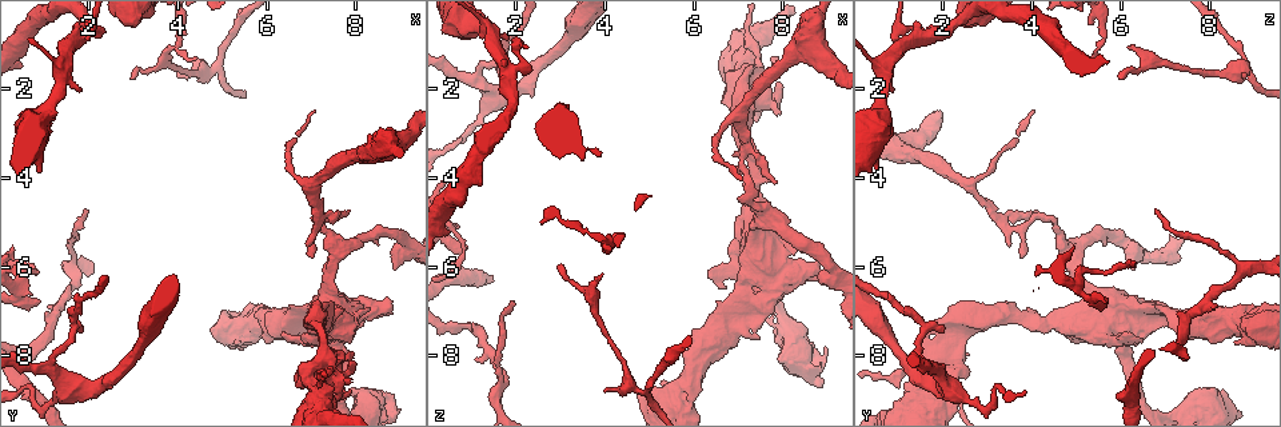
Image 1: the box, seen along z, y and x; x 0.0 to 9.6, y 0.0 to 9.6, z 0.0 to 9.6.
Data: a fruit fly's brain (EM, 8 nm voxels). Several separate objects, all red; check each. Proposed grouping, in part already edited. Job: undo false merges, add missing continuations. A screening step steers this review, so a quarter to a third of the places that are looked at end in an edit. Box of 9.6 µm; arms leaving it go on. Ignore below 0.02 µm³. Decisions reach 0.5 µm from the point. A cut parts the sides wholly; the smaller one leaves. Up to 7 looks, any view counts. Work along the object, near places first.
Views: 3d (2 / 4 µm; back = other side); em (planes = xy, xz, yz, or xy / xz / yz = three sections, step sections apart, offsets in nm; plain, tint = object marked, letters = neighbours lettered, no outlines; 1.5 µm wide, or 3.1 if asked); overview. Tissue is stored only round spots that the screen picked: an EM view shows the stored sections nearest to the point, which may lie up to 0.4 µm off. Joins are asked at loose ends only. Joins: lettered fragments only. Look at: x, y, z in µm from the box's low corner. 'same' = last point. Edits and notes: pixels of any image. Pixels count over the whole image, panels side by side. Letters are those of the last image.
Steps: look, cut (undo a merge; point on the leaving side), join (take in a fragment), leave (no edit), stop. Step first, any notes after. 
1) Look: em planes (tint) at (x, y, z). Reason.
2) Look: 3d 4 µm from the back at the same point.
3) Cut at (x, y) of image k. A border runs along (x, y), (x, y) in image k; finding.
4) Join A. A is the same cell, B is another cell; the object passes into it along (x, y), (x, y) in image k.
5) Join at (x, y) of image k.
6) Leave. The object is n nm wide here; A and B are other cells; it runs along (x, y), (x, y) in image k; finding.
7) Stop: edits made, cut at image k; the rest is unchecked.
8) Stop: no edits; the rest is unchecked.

Look: em xy step 4 (plain) at (7.90, 7.90, 2.55). Branch stops here.

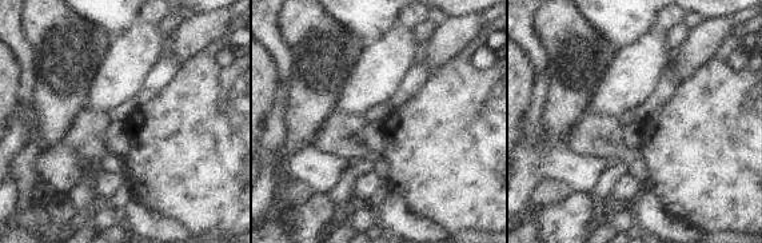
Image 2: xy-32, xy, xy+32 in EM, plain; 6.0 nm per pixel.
Look: em xy step 4 (letters) at the same point.

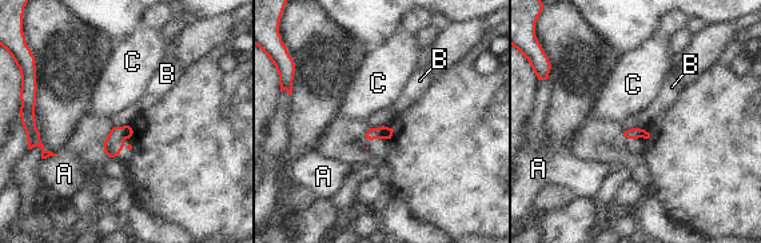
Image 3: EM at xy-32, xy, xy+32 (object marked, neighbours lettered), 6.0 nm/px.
Leave. The longest contact is with A, 110 nm; A, B and C are other cells; a border runs along (634, 127), (644, 128), (649, 134) in image 3; no lettered fragment goes on from it.

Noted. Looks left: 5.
Look: 3d 2 µm at (7.30, 4.95, 4.40). Abrupt turn.

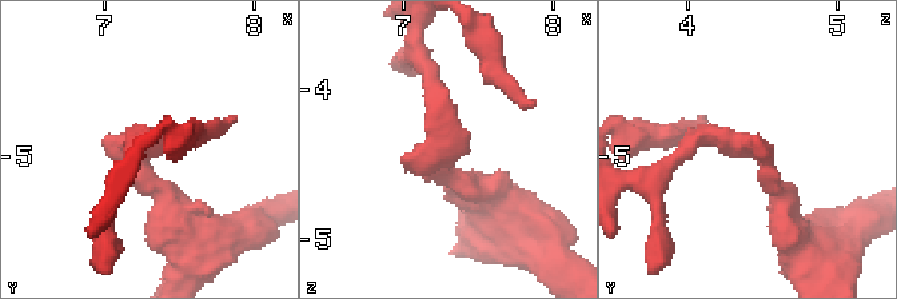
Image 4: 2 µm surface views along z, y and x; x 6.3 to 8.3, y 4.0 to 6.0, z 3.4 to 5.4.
Look: em planes (plain) at (7.28, 4.90, 4.40). The arms are 190, 280 nm wide.

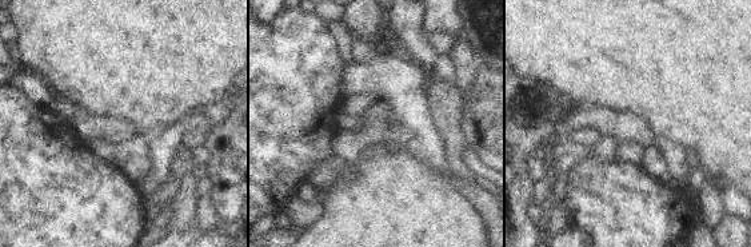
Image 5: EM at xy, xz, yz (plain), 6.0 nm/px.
Look: em planes (letters) at the same point. What lies round it.

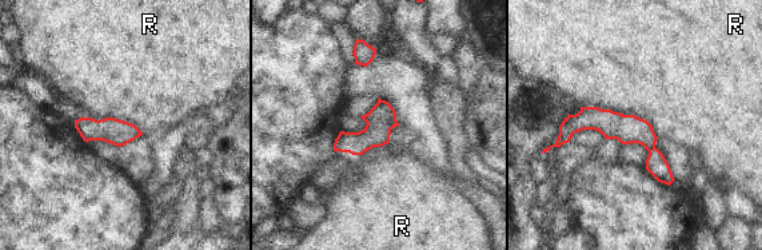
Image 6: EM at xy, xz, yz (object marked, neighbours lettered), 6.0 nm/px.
Cut at (627, 129) of image 6. R is another cell; a border runs along (654, 147), (649, 151) in image 6; a second neuron is stuck on.

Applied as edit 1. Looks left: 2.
Look: 3d 4 µm at (4.65, 1.65, 8.80).

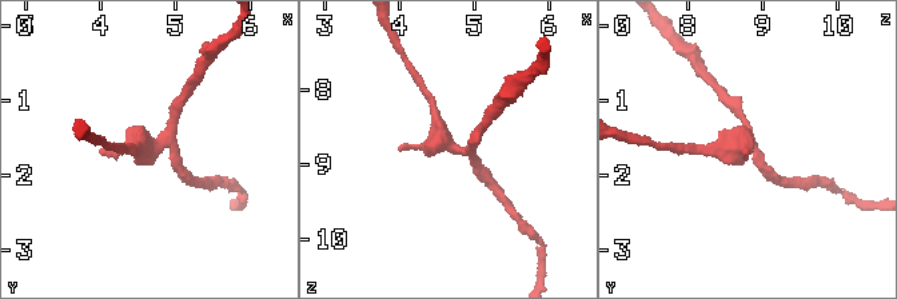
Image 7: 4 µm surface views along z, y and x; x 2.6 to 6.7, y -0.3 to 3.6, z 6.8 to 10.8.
Look: em planes (letters) at (4.75, 1.65, 8.80). Now the EM.

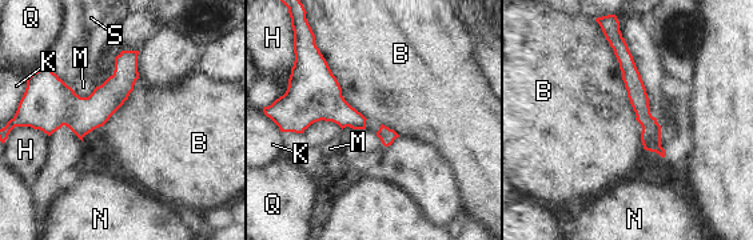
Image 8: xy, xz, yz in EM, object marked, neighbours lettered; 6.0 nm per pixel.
Leave. The object is 200 nm wide here; B, H, K, M, N, Q and S are other cells; continuous, no second neuron.

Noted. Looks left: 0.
Stop: edits made, cut at image 6; the rest is unchecked.

